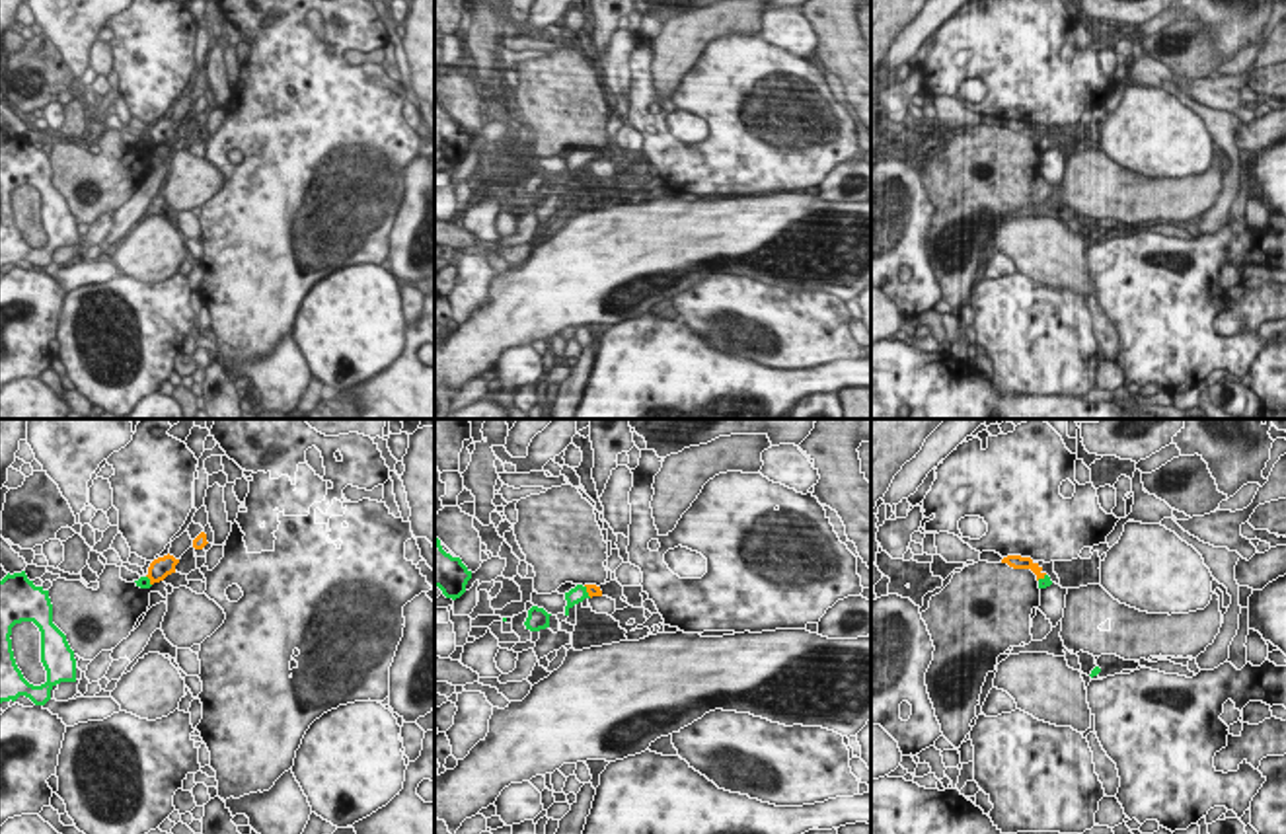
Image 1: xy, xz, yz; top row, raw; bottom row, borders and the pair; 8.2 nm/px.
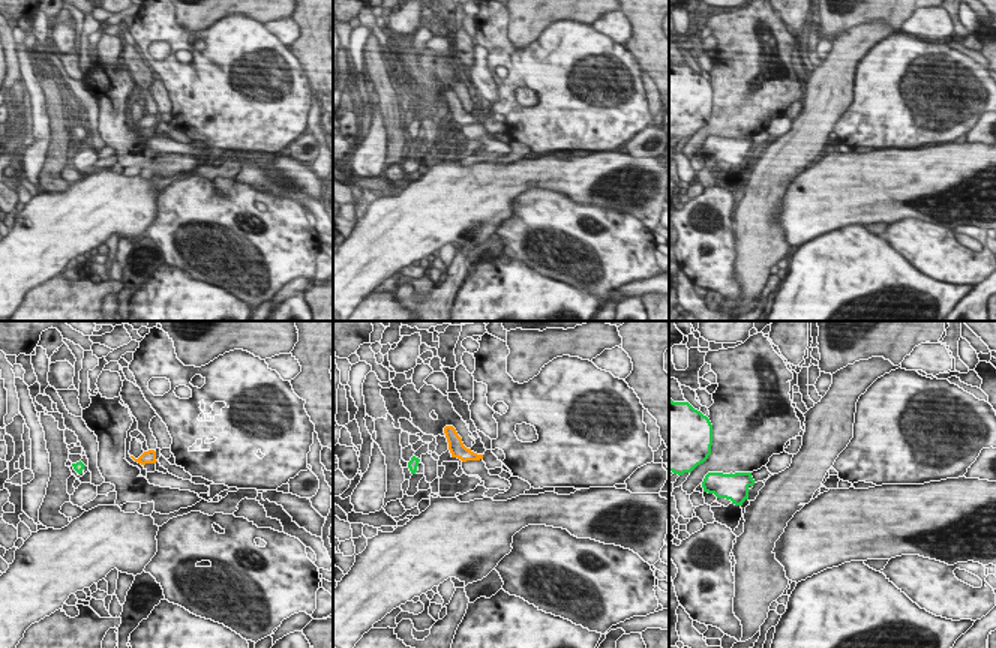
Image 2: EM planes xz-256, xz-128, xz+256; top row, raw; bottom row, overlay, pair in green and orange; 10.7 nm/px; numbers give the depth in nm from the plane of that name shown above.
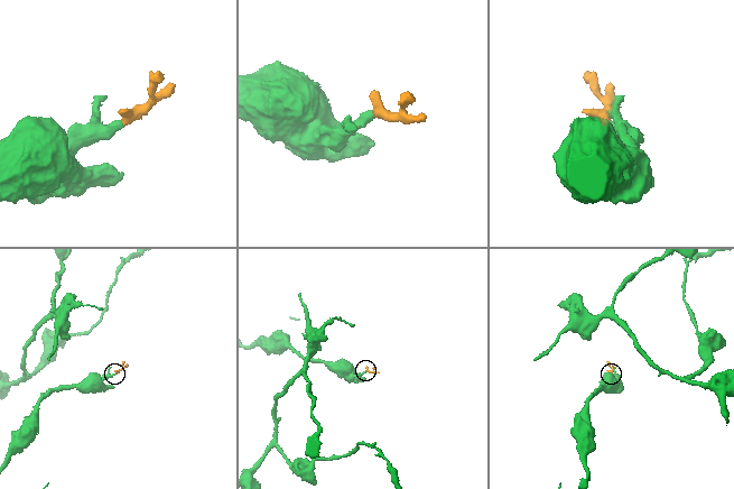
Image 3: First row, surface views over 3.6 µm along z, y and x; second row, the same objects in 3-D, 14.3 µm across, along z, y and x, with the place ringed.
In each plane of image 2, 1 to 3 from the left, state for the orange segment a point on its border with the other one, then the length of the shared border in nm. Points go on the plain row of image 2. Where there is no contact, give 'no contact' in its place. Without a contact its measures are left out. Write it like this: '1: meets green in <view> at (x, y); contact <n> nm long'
1: no contact
2: no contact
3: no contact

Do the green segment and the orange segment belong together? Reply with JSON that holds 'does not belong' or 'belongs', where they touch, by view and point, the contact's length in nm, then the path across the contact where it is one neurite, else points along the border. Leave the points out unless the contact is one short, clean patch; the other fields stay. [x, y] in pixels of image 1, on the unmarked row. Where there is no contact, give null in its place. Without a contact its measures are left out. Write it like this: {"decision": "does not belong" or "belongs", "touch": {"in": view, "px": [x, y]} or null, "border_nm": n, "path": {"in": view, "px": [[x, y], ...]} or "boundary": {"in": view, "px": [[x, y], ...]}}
{"decision": "belongs", "touch": {"in": "xz", "px": [585, 154]}, "border_nm": 120, "path": {"in": "xz", "px": [[579, 156], [585, 154], [593, 154]]}}

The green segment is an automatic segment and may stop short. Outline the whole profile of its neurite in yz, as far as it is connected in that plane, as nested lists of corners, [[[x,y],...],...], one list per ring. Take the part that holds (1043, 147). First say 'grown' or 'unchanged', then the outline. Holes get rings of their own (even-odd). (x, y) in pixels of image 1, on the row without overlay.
grown | [[[1007,119],[1002,123],[1002,127],[1007,127],[1013,133],[1031,133],[1037,138],[1039,152],[1046,152],[1052,148],[1050,140],[1031,121]]]

